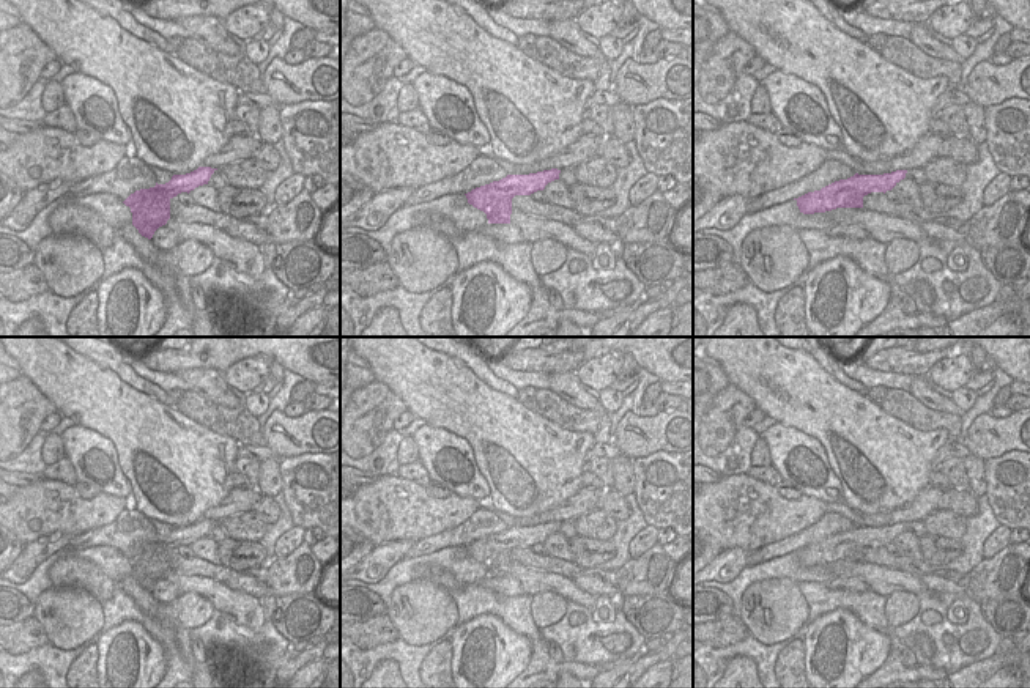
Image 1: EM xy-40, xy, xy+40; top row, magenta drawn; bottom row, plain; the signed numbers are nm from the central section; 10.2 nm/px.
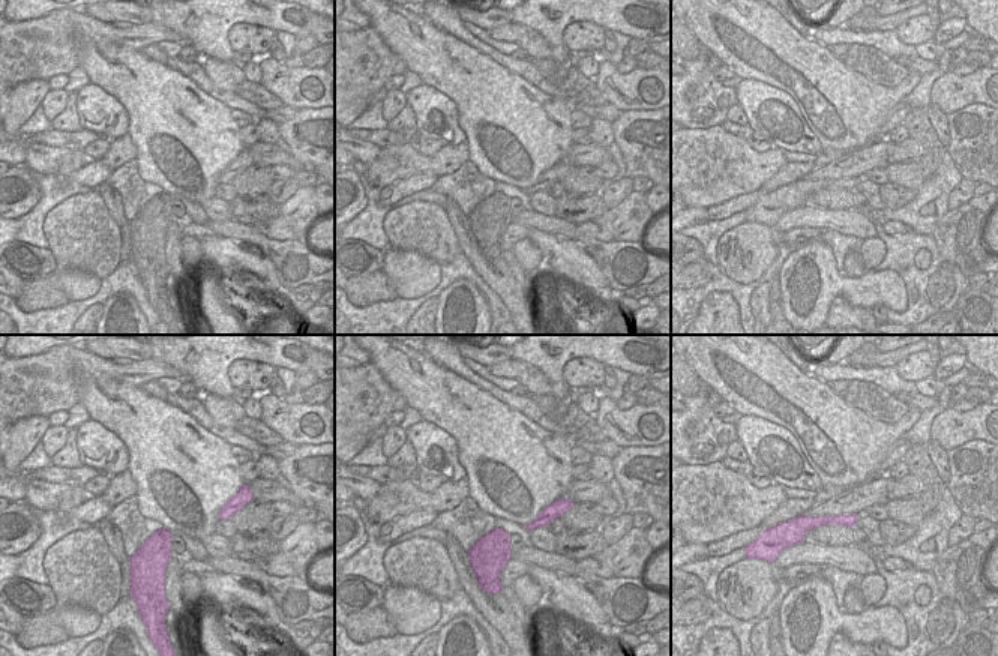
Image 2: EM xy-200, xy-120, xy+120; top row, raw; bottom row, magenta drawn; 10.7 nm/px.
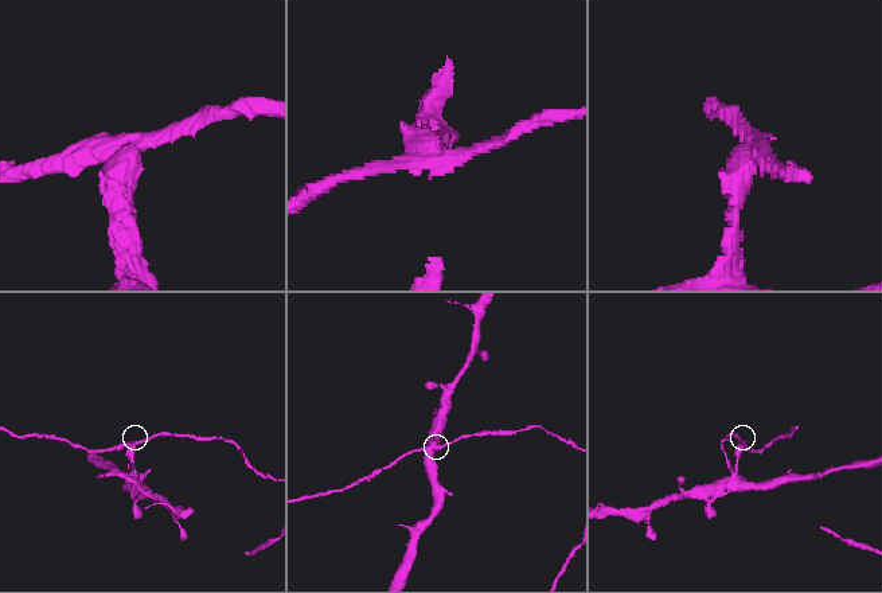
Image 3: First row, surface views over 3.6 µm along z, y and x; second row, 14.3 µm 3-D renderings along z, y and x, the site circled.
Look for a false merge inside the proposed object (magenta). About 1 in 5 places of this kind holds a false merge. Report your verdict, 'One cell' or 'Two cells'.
Two cells

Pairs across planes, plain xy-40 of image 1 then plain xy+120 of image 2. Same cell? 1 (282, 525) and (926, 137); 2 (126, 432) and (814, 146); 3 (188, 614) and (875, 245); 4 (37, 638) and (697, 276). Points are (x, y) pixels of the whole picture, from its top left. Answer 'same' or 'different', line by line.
1: different
2: different
3: same
4: same

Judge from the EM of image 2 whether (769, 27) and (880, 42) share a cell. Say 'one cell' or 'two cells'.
two cells

